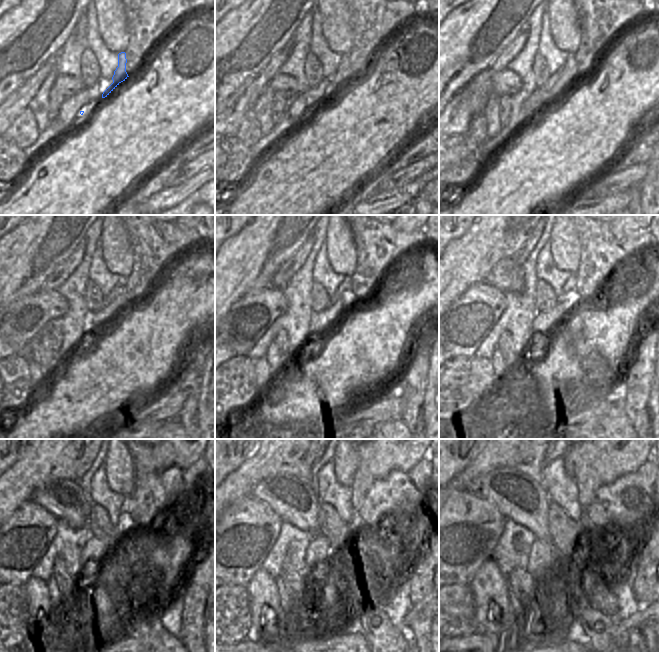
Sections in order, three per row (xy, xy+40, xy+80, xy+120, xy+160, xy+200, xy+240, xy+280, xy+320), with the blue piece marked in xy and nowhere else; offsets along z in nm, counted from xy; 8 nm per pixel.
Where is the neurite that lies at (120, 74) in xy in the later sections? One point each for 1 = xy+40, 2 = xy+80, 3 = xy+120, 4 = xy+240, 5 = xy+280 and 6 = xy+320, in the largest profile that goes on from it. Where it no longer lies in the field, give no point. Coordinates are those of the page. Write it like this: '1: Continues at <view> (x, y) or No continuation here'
1: Continues at xy+40 (343, 75)
2: Continues at xy+80 (538, 98)
3: Continues at xy+120 (93, 321)
4: Continues at xy+240 (94, 552)
5: Continues at xy+280 (319, 559)
6: Continues at xy+320 (542, 562)

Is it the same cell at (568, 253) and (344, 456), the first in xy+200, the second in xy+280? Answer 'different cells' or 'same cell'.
same cell

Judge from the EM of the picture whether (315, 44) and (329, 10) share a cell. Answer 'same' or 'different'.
different

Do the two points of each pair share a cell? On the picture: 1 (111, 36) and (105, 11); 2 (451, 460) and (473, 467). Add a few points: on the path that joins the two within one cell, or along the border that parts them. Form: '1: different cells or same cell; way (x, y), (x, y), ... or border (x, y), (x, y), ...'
1: same cell; way (111, 30), (111, 17)
2: different cells; border (482, 449), (451, 481)

